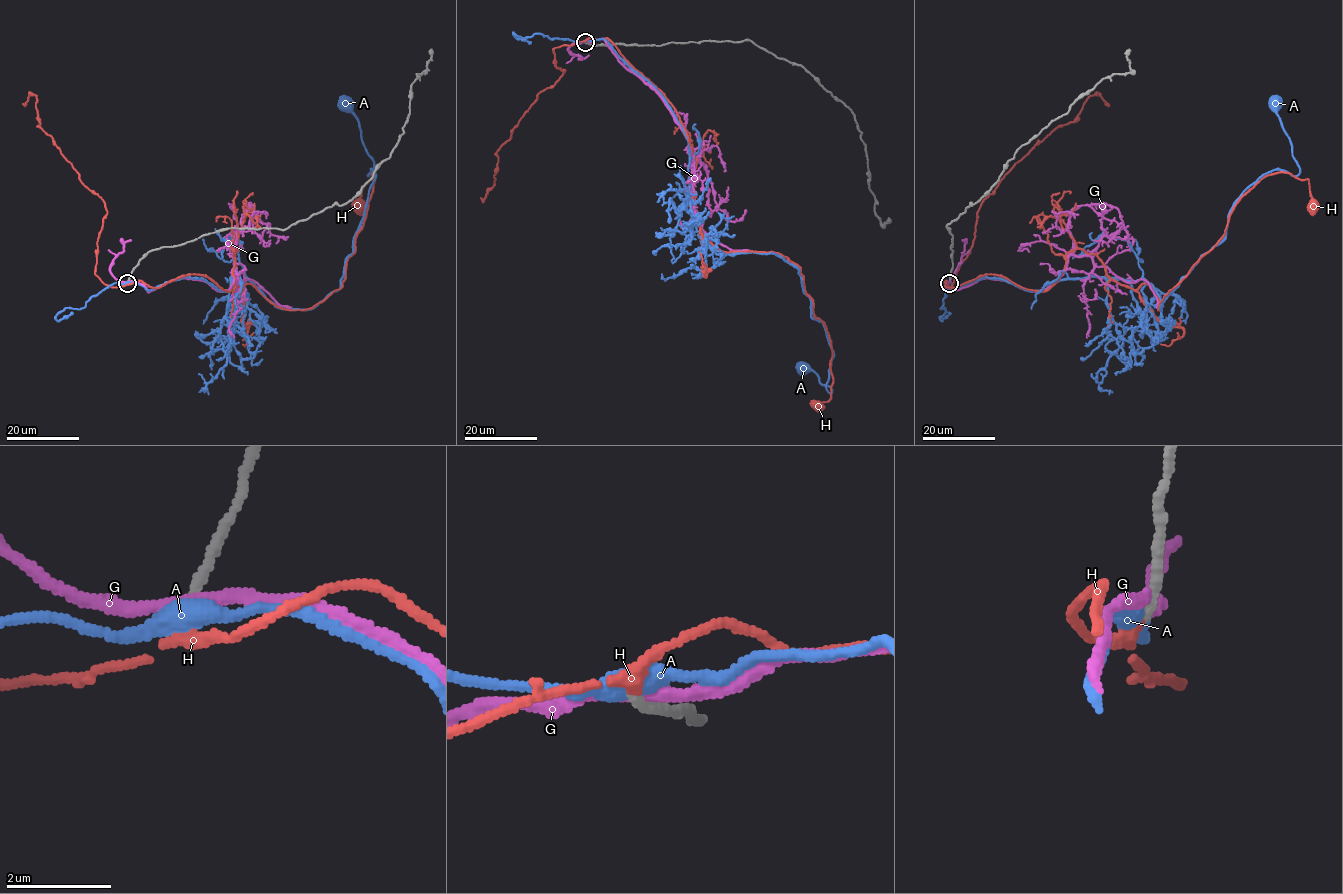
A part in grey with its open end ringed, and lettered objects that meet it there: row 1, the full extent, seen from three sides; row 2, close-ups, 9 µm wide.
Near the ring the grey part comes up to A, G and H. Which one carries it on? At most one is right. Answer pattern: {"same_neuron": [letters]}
{"same_neuron": ["H"]}

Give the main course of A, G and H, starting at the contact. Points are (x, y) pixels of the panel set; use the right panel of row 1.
A: (949, 282), (1144, 279), (1160, 309), (1247, 188), (1299, 173), (1274, 105)
G: (949, 281), (949, 291), (981, 278), (1044, 290), (1074, 248), (1069, 215), (1114, 206), (1119, 231), (1093, 240)
H: (948, 283), (1047, 290), (1082, 248), (1158, 309), (1262, 178), (1307, 179), (1314, 205)

